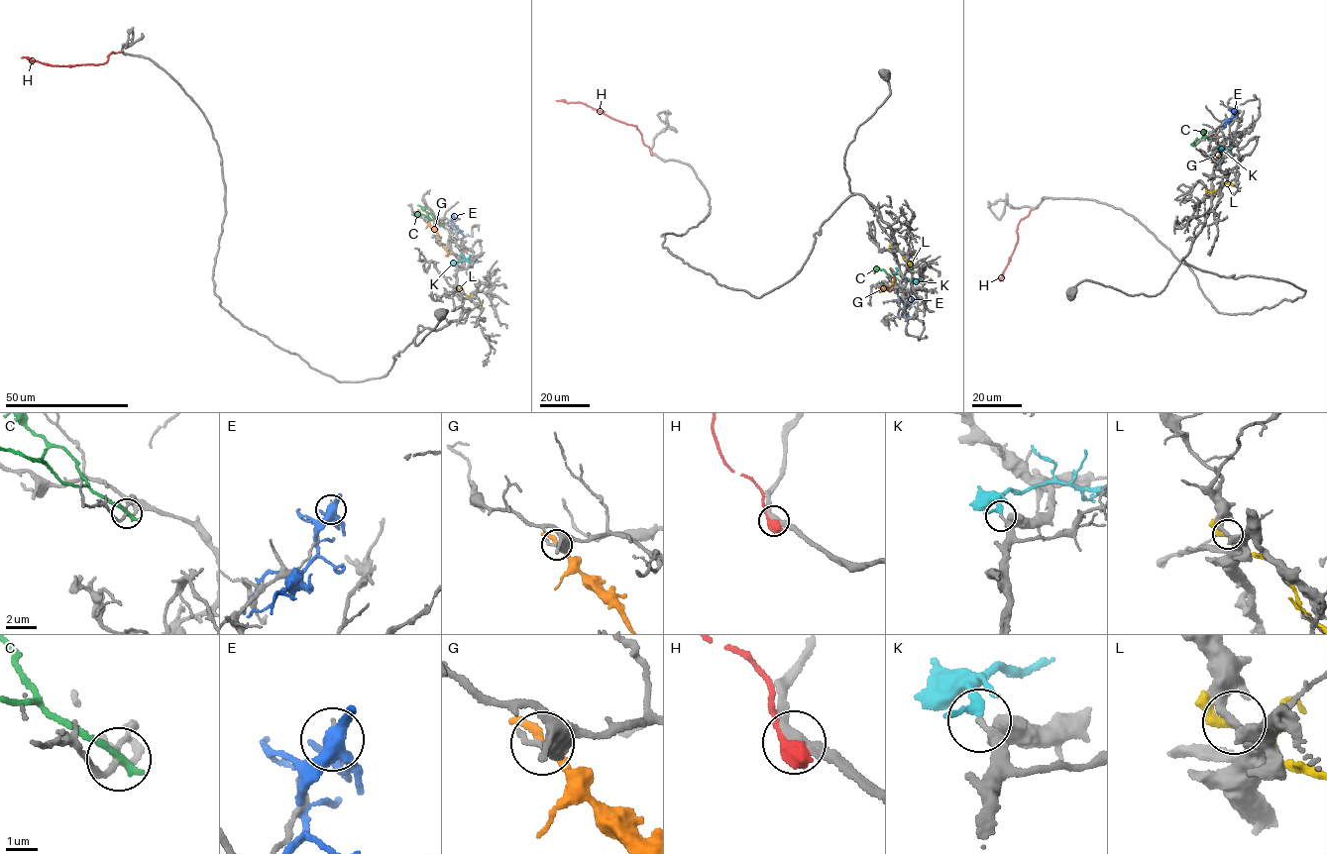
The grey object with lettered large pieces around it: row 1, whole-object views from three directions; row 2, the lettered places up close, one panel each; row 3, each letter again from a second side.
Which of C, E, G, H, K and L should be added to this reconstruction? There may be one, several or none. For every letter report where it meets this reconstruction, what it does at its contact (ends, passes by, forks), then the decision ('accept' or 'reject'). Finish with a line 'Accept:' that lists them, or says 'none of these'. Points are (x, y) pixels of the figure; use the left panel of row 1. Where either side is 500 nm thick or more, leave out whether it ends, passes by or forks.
C: meets grey at (441, 225); it ends there; reject
E: meets grey at (455, 218); it forks there; reject
G: meets grey at (426, 221); it passes by; reject
H: meets grey at (124, 53); reject
K: meets grey at (455, 266); it passes by; accept
L: meets grey at (456, 291); it passes by; reject
Accept: K

